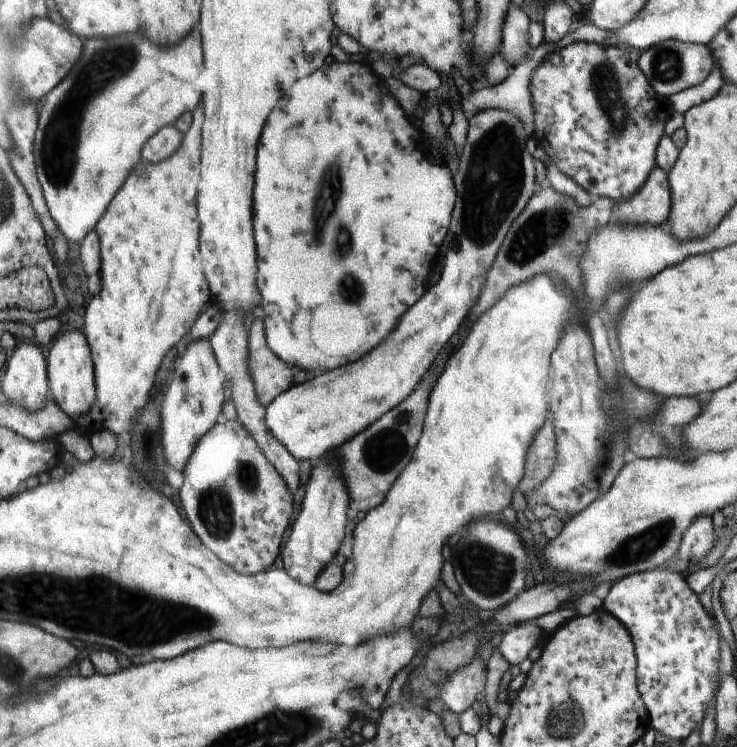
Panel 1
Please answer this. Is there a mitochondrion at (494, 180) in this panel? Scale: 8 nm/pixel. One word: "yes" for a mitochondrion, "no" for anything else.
yes

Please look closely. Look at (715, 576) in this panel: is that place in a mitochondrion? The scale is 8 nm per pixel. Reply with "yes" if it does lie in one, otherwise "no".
no

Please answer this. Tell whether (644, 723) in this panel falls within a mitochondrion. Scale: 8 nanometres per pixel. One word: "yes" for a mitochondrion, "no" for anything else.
no

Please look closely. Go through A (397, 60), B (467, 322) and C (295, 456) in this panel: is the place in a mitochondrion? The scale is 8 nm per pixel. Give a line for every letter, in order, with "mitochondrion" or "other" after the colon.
A: other
B: other
C: other

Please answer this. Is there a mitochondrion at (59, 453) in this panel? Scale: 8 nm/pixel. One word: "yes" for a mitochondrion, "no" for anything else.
no

